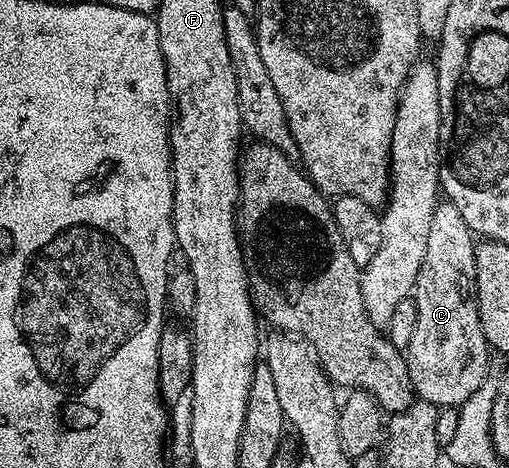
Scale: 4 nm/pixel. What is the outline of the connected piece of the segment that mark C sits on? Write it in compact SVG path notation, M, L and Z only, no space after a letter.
M450 202L436 203L433 220L429 222L429 242L425 245L425 258L421 258L421 270L417 270L417 282L413 299L416 306L416 326L413 338L405 349L412 379L414 395L421 400L440 406L460 406L484 386L487 376L487 352L489 345L481 330L477 298L475 297L475 246L477 240L471 228L461 218L461 210Z

